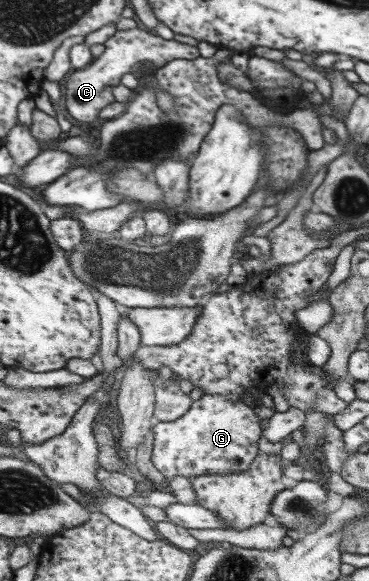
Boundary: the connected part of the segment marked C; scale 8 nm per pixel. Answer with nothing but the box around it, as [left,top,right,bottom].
[64,28,199,121]

